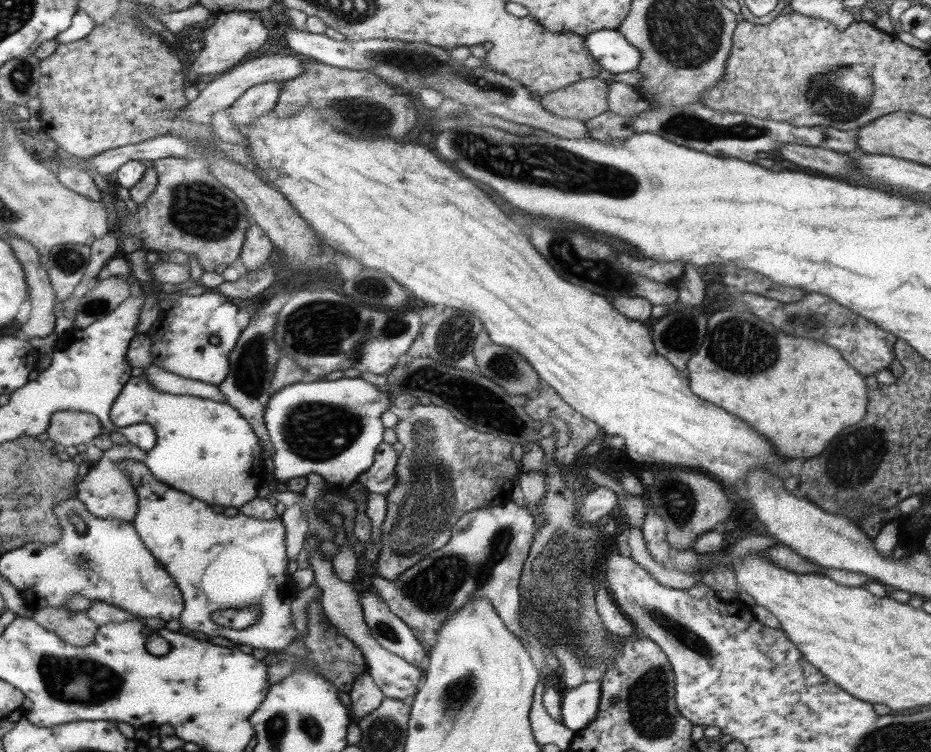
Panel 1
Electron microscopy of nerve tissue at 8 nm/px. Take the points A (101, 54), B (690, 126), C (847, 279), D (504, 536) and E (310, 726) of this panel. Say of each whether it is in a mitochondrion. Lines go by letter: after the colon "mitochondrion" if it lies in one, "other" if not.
A: other
B: mitochondrion
C: other
D: mitochondrion
E: mitochondrion

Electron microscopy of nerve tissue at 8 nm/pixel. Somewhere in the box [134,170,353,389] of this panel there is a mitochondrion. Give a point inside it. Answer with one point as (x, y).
(197, 209)

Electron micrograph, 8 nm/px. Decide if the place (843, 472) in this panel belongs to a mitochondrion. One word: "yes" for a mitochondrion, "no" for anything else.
yes

